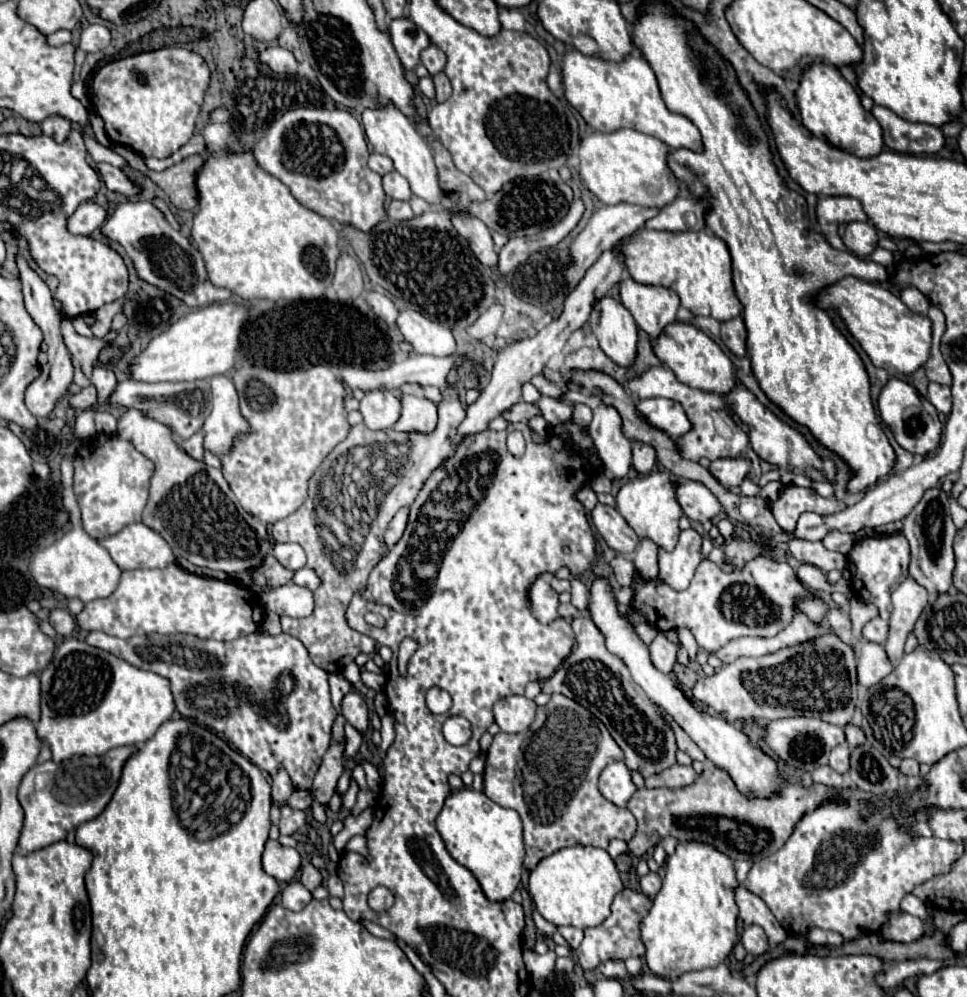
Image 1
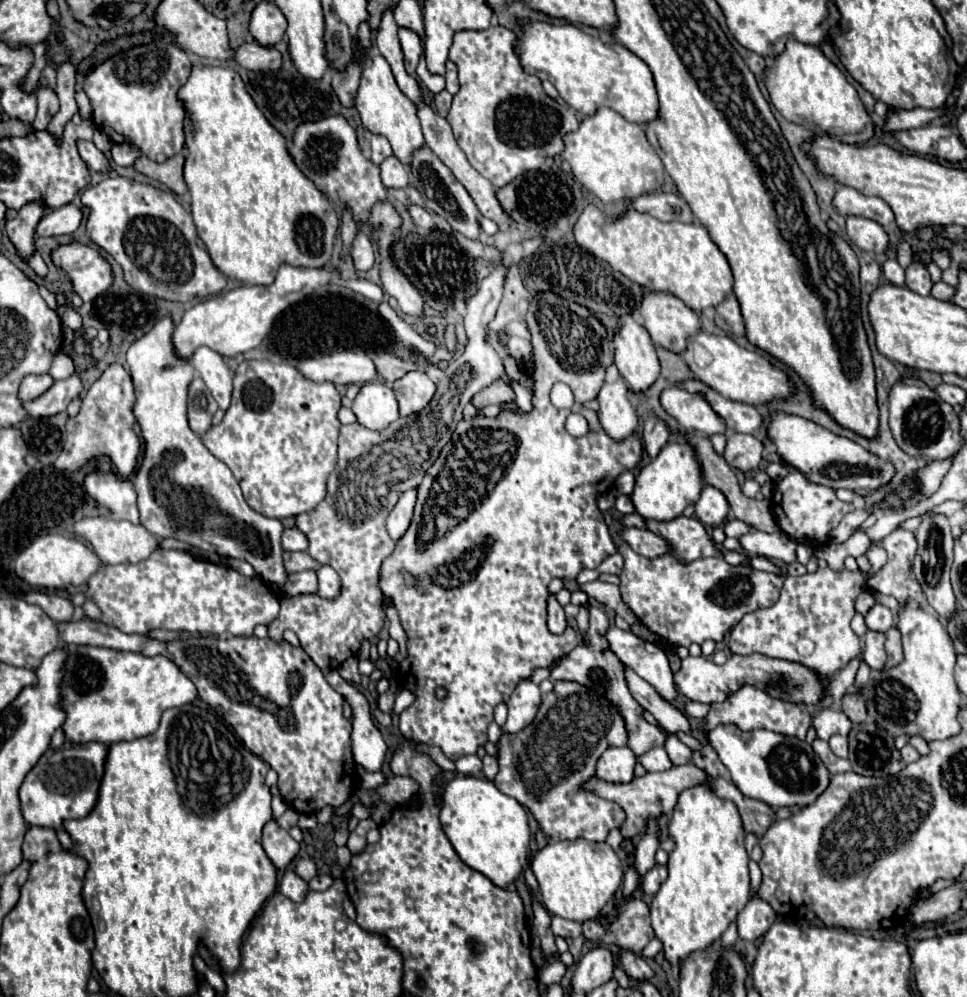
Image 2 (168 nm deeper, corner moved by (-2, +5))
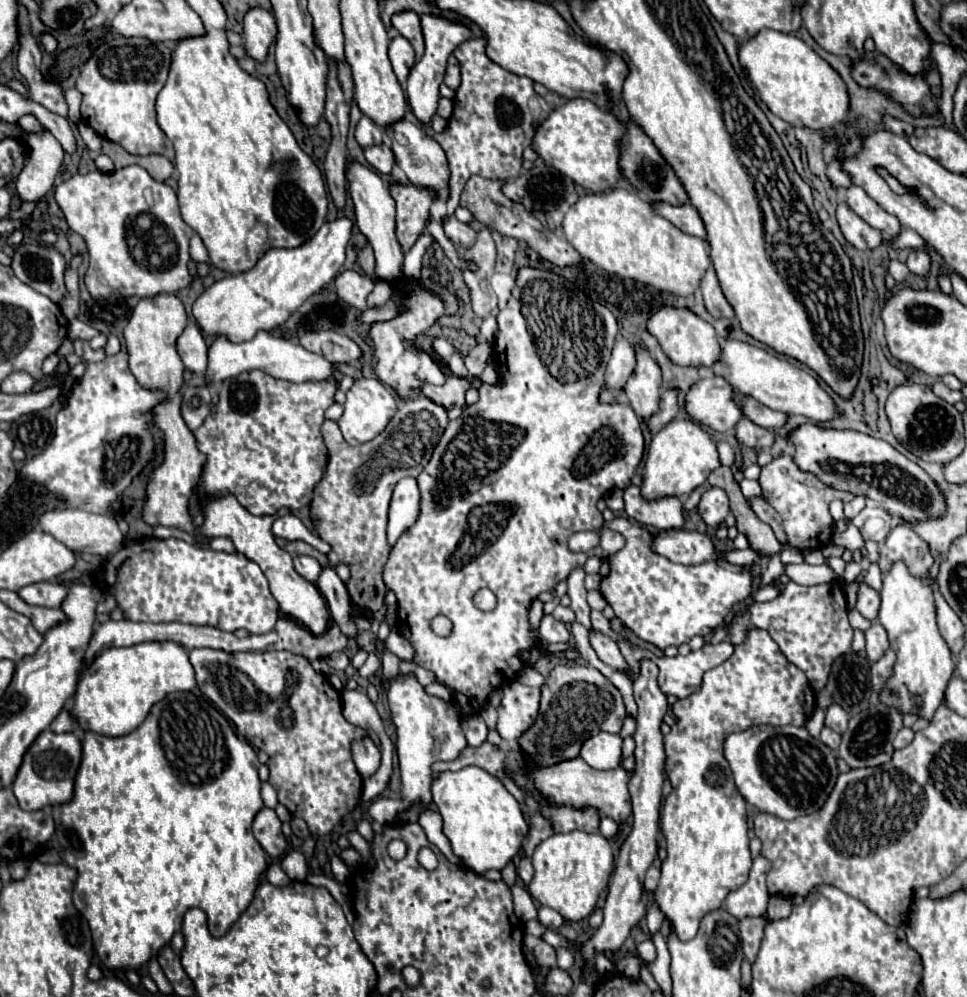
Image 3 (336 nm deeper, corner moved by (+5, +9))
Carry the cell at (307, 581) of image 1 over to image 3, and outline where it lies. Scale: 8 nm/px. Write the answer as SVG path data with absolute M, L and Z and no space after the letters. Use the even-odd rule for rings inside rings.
M325 568L319 578L317 578L317 588L323 594L323 598L327 600L329 612L335 618L335 622L341 626L343 634L347 636L355 636L355 622L349 620L349 610L351 610L351 602L349 602L349 594L345 590L343 580L337 576L337 572L333 568Z

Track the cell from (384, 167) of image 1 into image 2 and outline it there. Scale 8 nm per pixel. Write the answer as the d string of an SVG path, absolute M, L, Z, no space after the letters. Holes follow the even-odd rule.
M372 134L372 138L370 138L370 160L378 166L390 154L392 154L392 148L390 148L388 140L380 134Z

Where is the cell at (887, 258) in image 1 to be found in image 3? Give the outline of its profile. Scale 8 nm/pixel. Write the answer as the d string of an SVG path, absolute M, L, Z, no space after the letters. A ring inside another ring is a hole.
M853 184L853 186L849 186L849 188L845 190L845 196L847 196L849 208L851 208L857 216L861 216L867 224L871 224L873 228L881 230L881 232L887 234L887 236L897 236L897 234L901 232L899 220L897 220L893 214L885 212L873 198L869 198L863 188L857 188L857 186Z

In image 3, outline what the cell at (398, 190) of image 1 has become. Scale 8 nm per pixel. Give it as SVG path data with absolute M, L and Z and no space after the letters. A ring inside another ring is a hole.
M379 144L379 146L371 146L365 150L365 158L367 162L381 174L391 174L393 166L395 166L395 156L393 150L387 144Z

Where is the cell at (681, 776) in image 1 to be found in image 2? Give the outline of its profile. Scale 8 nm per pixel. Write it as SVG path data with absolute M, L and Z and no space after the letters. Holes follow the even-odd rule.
M656 746L648 752L644 752L642 756L638 756L638 762L648 770L648 772L662 772L668 770L672 766L666 750L662 746Z

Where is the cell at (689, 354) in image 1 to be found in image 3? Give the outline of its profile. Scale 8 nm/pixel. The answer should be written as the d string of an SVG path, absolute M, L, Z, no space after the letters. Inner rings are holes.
M731 338L723 340L721 356L711 366L711 372L715 376L725 378L731 384L735 394L755 398L757 402L765 404L767 408L787 412L787 414L801 414L813 422L825 422L825 420L835 418L833 400L825 394L825 390L819 386L819 382L811 374L789 364L787 360L771 356L769 352L765 352L753 344L731 340Z

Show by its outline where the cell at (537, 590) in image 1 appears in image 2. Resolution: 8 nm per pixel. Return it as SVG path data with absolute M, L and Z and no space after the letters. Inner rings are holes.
M554 596L548 598L548 630L552 634L562 634L566 630L566 616L564 616L564 608L558 604L558 600Z

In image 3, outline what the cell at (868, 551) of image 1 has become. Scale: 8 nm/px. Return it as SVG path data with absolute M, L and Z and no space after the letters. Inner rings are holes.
M905 524L895 526L887 540L881 546L881 558L879 558L879 568L881 572L889 572L891 564L901 560L909 568L913 576L921 576L931 570L933 556L929 552L929 546Z

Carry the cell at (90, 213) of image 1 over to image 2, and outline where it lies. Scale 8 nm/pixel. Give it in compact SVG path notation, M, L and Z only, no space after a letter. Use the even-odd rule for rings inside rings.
M66 204L58 210L50 210L46 212L40 222L36 224L36 234L38 236L60 236L60 234L72 234L76 232L76 228L82 222L82 212L72 206Z

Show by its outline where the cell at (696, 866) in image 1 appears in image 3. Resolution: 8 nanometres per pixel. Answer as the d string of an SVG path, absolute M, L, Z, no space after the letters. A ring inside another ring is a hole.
M749 630L747 640L735 646L727 662L705 672L699 692L673 704L677 722L665 736L667 776L673 792L661 808L667 858L661 864L661 880L653 892L653 902L679 940L691 940L701 918L721 908L725 896L745 884L751 868L747 810L723 758L725 736L759 724L805 726L813 710L815 692L805 674L787 662L765 630Z

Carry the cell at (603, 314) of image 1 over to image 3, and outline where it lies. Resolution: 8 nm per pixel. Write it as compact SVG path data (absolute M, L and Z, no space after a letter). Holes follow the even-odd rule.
M637 346L637 364L633 376L625 384L625 396L629 406L639 418L651 416L659 406L661 368L651 358L645 346Z

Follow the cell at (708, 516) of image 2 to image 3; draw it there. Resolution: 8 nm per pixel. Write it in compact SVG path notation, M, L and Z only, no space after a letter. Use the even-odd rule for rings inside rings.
M709 488L703 492L697 512L709 526L719 526L729 514L729 500L721 488Z

